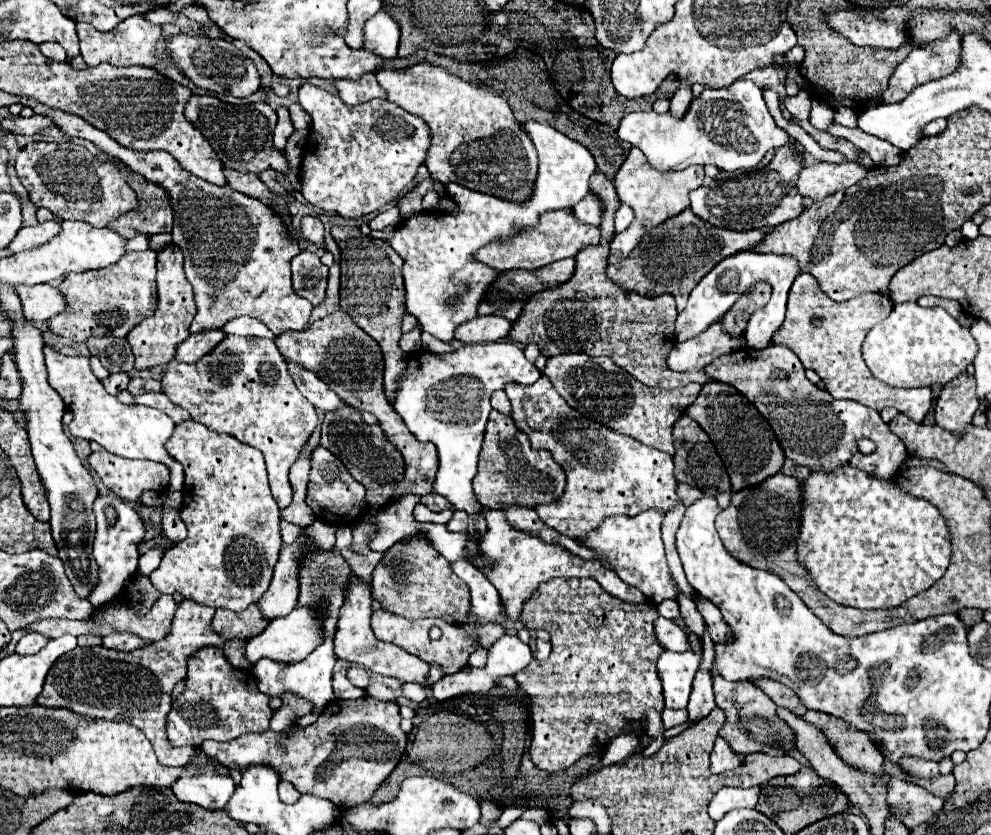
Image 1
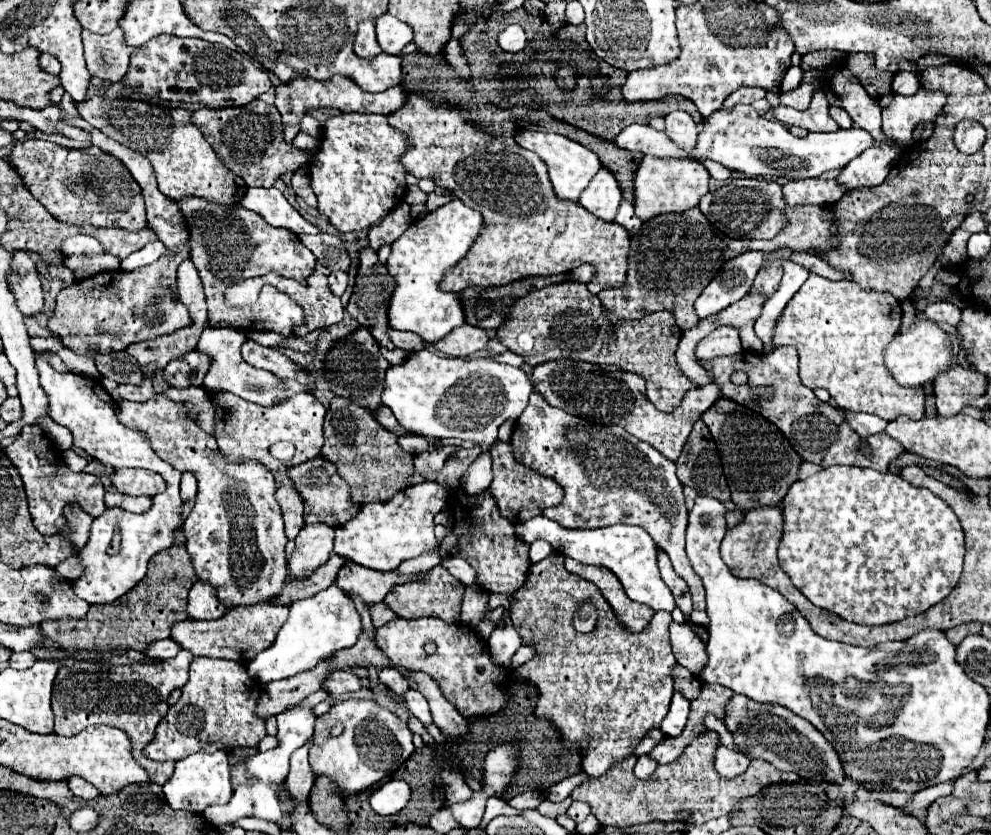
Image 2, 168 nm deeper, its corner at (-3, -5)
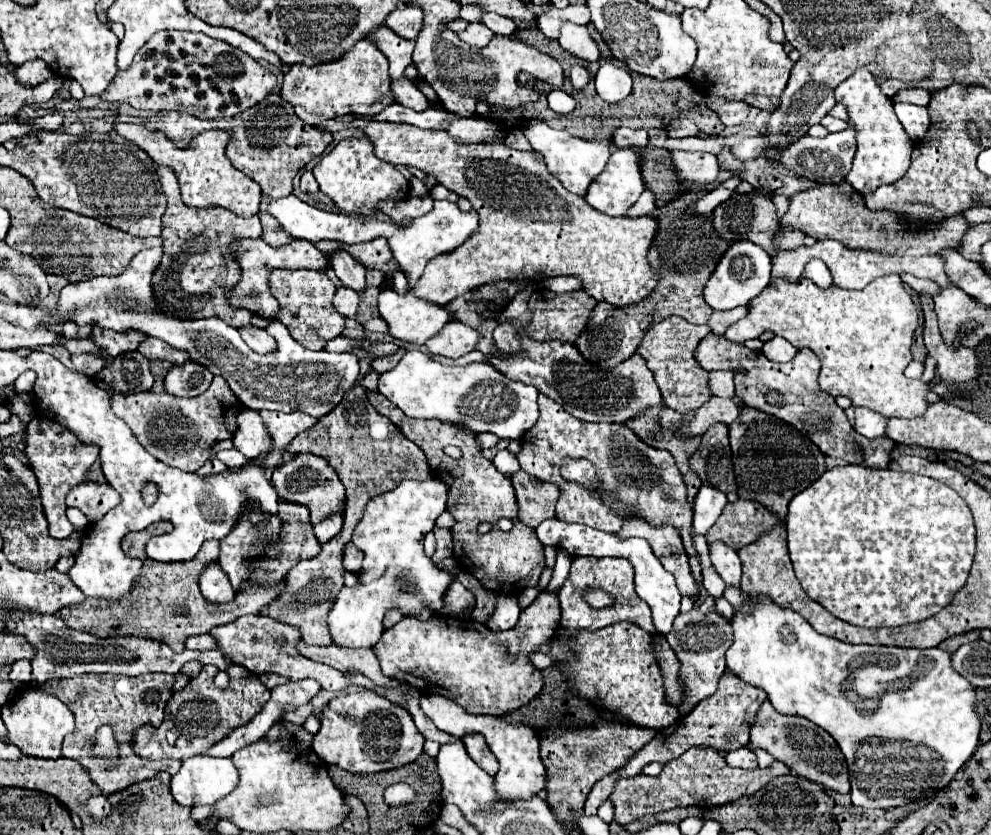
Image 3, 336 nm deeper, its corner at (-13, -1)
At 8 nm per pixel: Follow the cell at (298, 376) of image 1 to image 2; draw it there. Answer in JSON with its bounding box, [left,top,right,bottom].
[242,339,296,379]

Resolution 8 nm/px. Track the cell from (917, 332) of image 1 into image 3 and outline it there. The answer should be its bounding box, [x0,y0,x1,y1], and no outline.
[904,359,924,379]

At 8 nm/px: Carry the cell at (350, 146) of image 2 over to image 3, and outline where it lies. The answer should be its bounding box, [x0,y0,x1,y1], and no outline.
[312,135,410,215]

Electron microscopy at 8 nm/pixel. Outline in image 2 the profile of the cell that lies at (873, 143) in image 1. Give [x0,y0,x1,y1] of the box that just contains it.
[768,91,838,131]

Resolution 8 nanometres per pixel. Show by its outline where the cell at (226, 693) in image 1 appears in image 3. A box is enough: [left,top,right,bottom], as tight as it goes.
[134,665,270,759]

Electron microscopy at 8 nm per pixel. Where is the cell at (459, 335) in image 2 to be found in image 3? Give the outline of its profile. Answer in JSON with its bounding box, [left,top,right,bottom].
[426,321,482,359]

